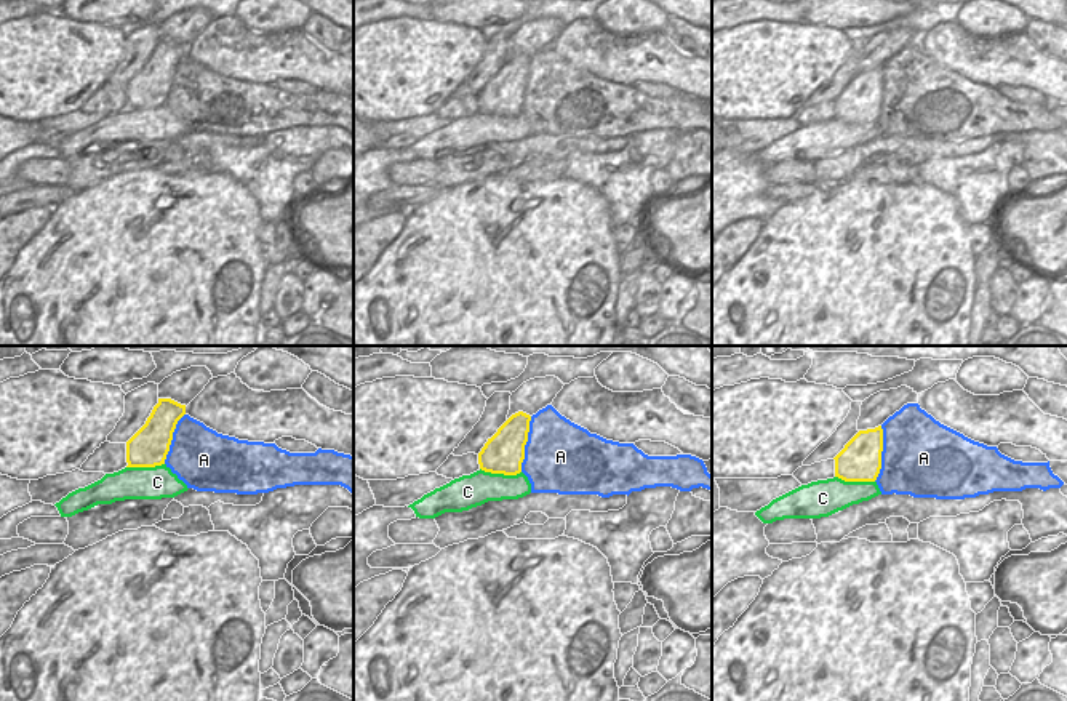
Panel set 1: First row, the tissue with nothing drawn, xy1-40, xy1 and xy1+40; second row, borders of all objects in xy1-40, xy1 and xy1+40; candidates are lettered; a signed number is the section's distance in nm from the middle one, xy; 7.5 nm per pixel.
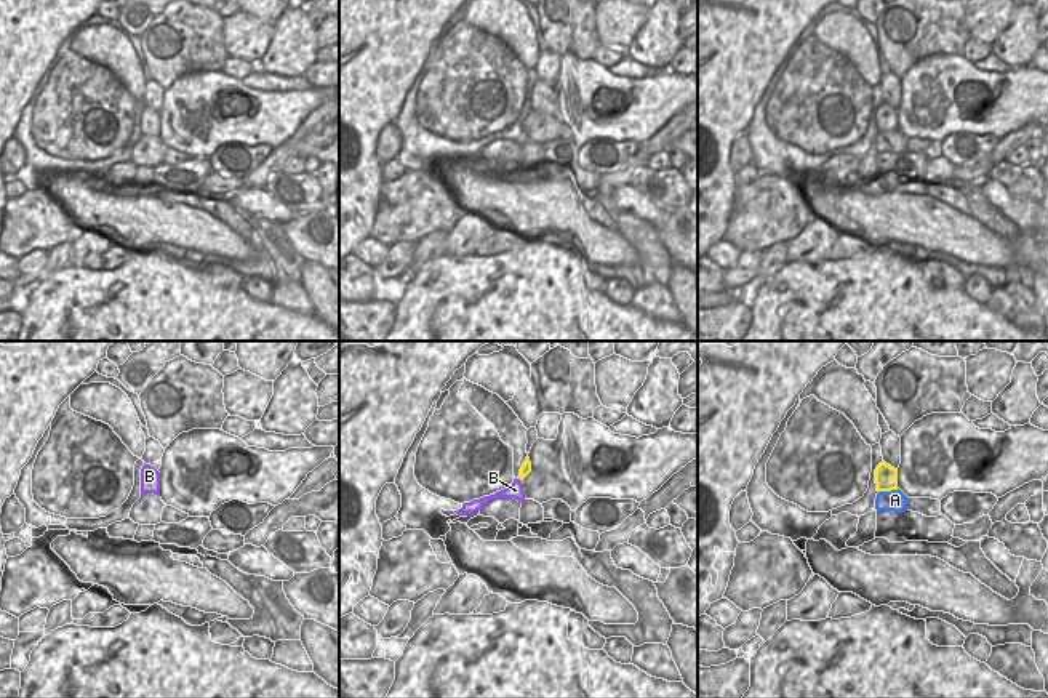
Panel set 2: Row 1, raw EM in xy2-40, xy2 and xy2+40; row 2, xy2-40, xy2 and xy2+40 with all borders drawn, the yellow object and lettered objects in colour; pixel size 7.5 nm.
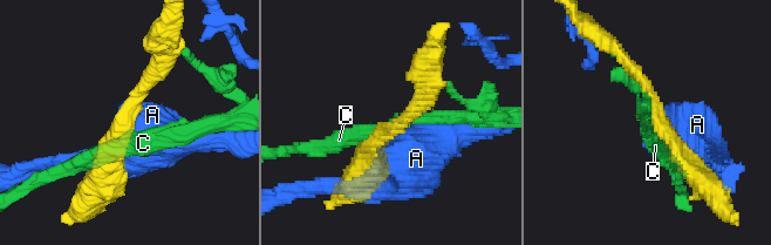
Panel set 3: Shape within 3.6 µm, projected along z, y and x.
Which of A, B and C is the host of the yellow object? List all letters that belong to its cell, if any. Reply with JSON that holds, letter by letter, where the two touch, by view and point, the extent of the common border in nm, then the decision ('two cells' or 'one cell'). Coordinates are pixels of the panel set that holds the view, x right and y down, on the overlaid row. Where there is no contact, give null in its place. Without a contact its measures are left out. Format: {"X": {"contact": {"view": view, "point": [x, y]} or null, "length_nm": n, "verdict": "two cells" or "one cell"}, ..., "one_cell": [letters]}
{"A": {"contact": {"view": "xy1", "point": [525, 444]}, "length_nm": 420, "verdict": "two cells"}, "B": {"contact": {"view": "xy2", "point": [520, 479]}, "length_nm": 50, "verdict": "one cell"}, "C": {"contact": {"view": "xy1", "point": [501, 472]}, "length_nm": 320, "verdict": "two cells"}, "one_cell": ["B"]}

